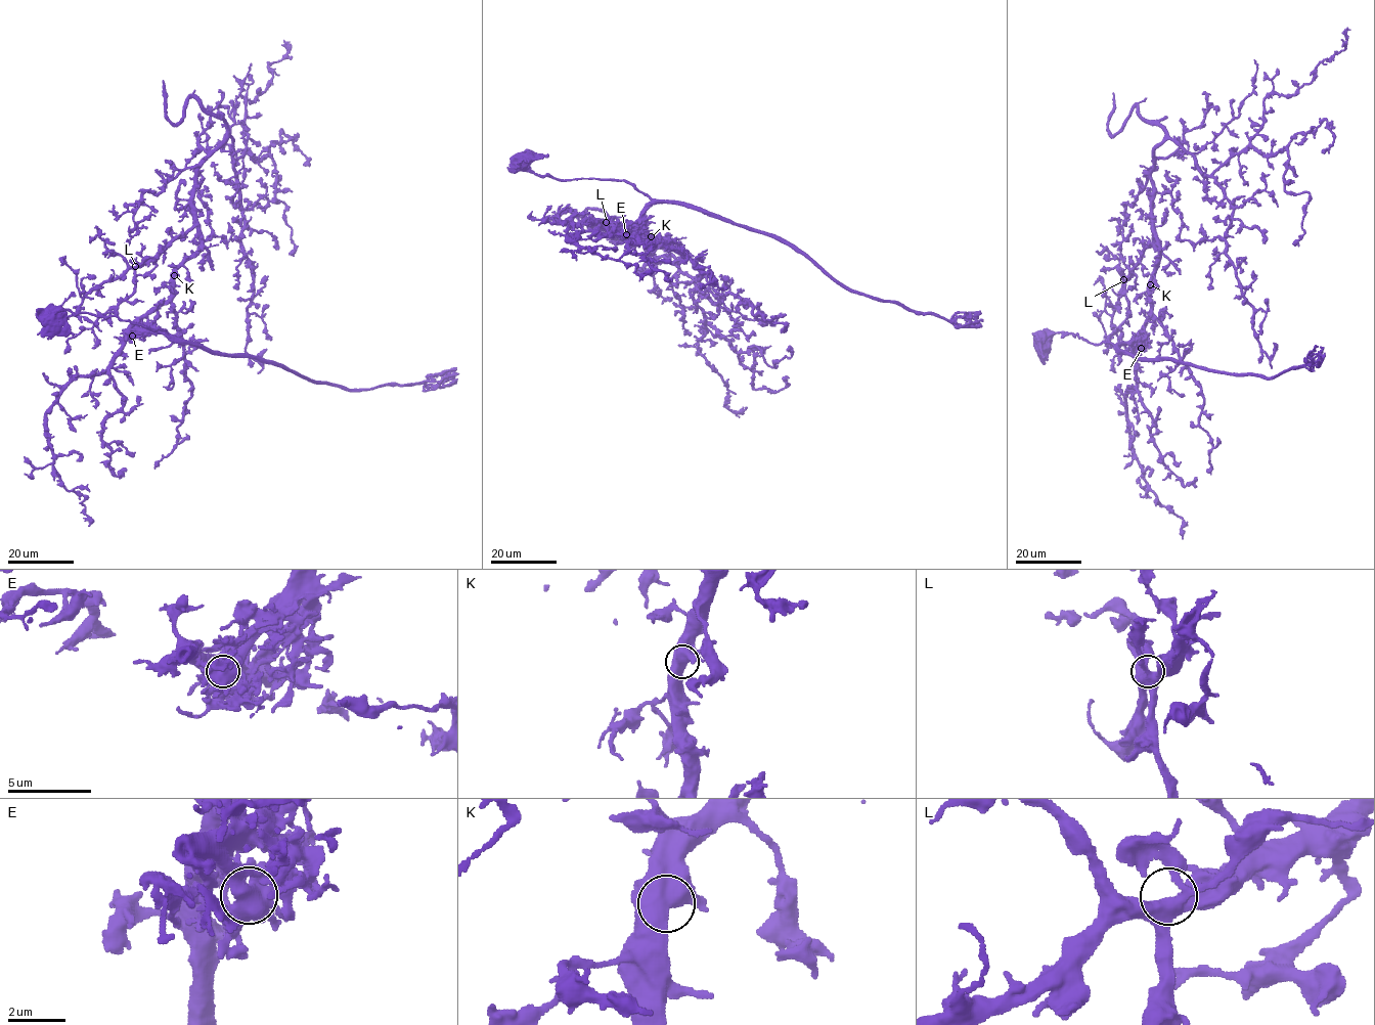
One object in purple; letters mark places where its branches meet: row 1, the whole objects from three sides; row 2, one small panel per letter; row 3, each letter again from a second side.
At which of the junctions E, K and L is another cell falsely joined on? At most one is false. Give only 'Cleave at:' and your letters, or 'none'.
Cleave at: E

